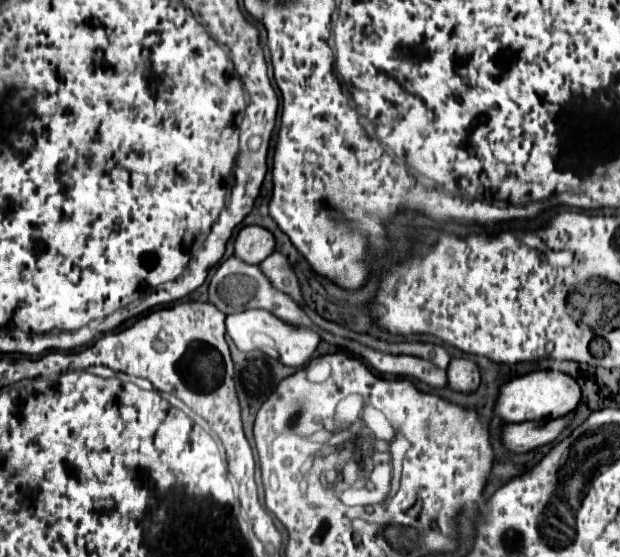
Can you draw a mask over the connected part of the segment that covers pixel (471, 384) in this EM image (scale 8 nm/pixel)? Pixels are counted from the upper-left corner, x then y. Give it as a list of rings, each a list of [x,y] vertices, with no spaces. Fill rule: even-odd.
[[[452,360],[448,366],[448,386],[454,392],[470,394],[478,388],[480,384],[480,370],[474,362],[470,360]]]

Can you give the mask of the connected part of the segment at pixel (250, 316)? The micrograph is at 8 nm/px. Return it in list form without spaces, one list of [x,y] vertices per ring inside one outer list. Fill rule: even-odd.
[[[246,310],[246,312],[226,316],[226,332],[238,350],[242,350],[242,352],[260,350],[260,352],[268,354],[270,358],[280,360],[282,364],[292,366],[292,368],[302,368],[312,358],[312,354],[320,342],[316,332],[312,332],[308,328],[292,328],[292,326],[280,322],[276,316],[272,316],[266,310]]]

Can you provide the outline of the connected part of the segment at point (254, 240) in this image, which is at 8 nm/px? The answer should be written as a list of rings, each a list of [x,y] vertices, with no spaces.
[[[244,226],[234,242],[234,256],[248,264],[260,264],[274,252],[274,236],[262,226]]]

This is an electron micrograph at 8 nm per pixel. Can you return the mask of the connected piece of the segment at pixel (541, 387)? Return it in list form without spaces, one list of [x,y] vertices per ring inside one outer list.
[[[538,370],[526,376],[514,378],[506,382],[496,398],[494,414],[502,422],[526,422],[526,420],[556,420],[566,416],[580,402],[580,386],[574,378],[554,372],[554,370]]]

